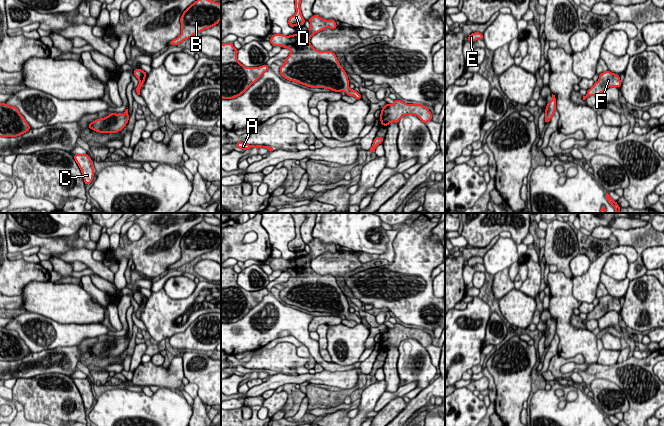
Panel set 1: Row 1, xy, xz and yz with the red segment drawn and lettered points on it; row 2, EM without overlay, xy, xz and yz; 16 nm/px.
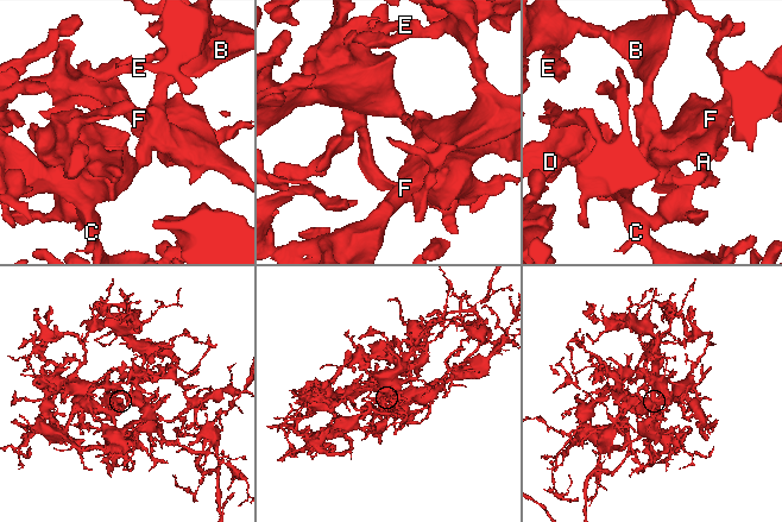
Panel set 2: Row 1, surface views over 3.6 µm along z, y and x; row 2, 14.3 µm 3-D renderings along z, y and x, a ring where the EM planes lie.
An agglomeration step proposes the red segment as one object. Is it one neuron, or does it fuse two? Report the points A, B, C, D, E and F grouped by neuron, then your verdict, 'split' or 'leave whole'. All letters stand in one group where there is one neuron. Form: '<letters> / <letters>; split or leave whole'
A B C D E F; leave whole

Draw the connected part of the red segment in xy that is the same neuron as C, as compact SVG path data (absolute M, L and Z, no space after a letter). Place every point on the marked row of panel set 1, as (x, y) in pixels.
M75 154L73 157L81 170L85 185L91 184L94 177L92 159L88 154Z

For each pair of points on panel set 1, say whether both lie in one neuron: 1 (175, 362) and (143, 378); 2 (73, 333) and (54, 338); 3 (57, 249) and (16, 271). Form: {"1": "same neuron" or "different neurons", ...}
{"1": "same neuron", "2": "same neuron", "3": "different neurons"}

